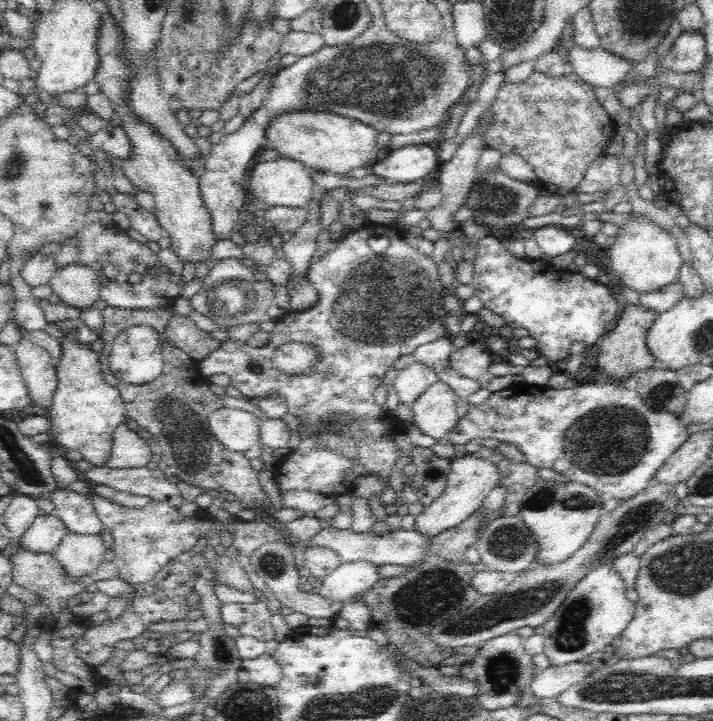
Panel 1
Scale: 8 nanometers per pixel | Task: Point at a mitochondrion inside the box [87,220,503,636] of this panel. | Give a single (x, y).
(385, 304)

